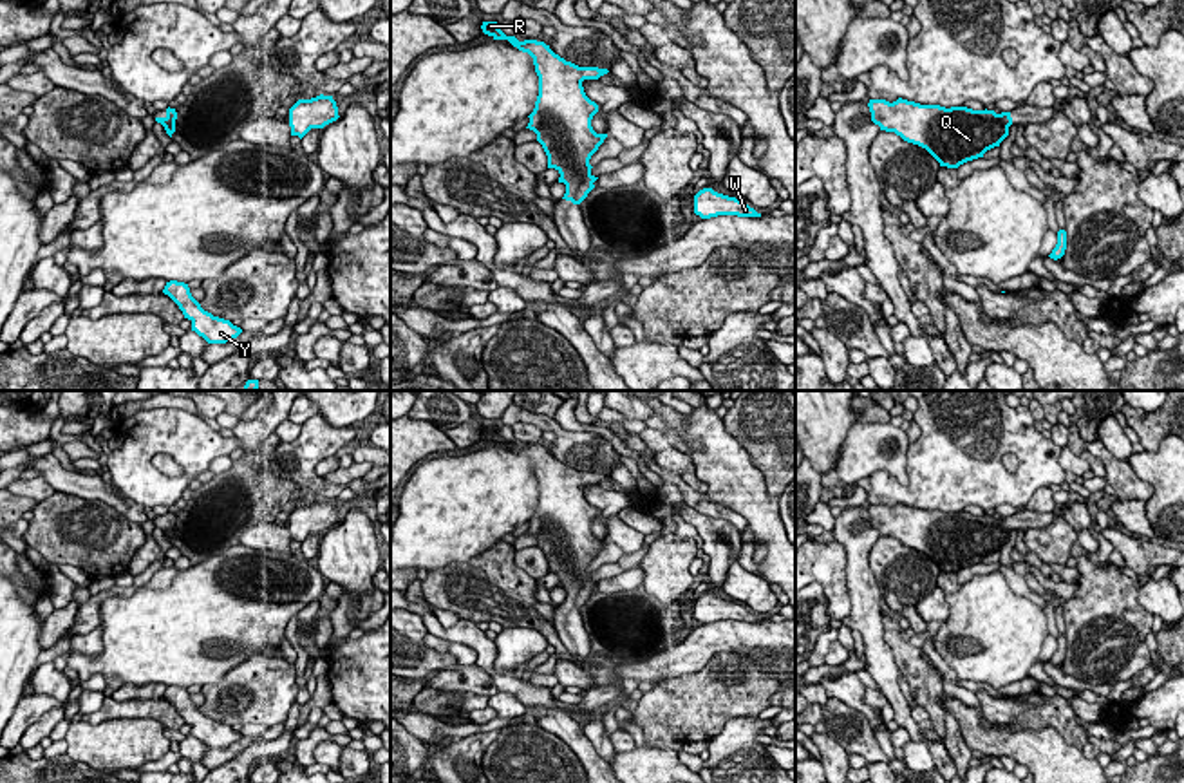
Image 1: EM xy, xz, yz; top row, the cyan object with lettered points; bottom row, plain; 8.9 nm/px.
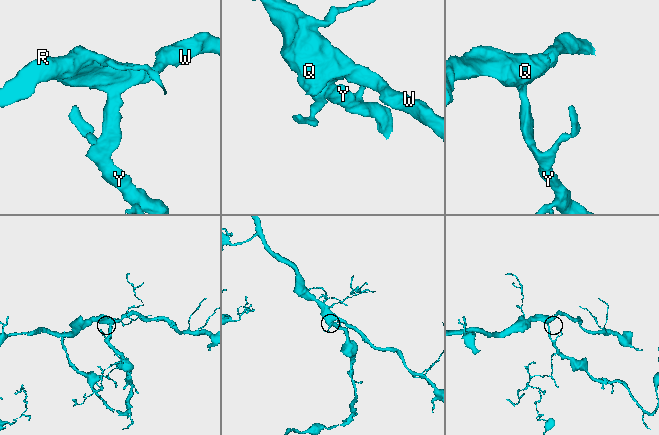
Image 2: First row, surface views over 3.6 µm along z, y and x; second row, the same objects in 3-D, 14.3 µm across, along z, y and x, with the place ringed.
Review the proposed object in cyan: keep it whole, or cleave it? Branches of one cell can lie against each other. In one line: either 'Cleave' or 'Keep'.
Keep

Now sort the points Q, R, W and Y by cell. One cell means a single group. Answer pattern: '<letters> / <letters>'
Q R W Y

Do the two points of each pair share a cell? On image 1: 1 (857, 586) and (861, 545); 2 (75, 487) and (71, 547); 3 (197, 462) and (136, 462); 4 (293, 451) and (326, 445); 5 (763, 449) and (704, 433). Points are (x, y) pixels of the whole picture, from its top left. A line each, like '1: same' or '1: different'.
1: same
2: different
3: same
4: same
5: different

